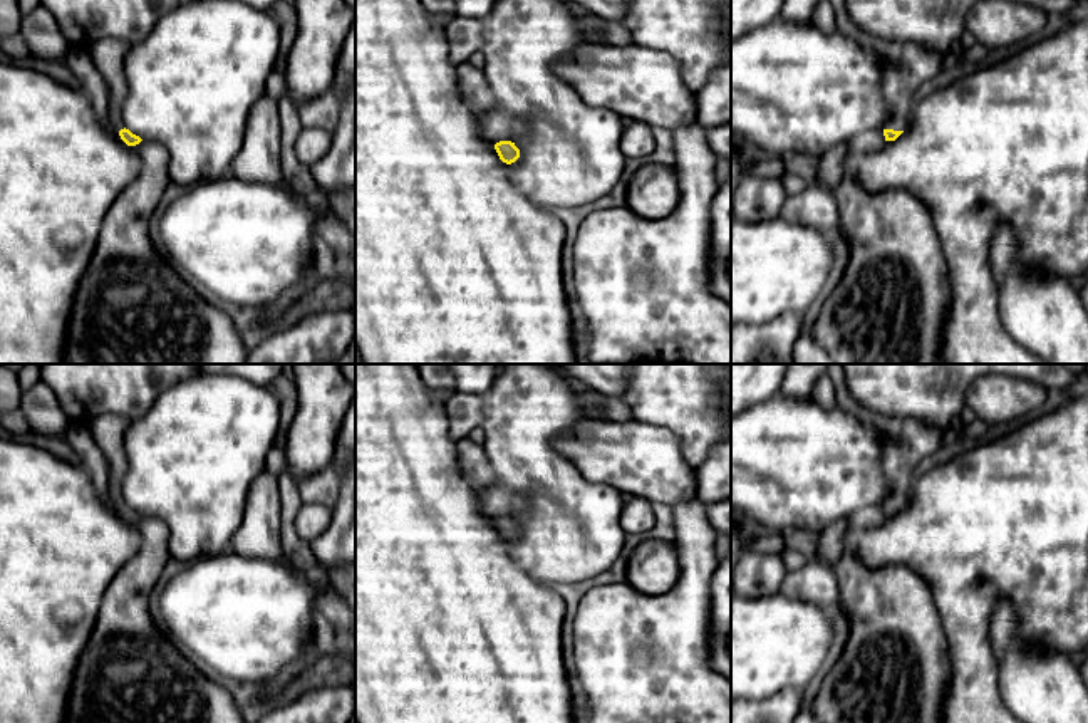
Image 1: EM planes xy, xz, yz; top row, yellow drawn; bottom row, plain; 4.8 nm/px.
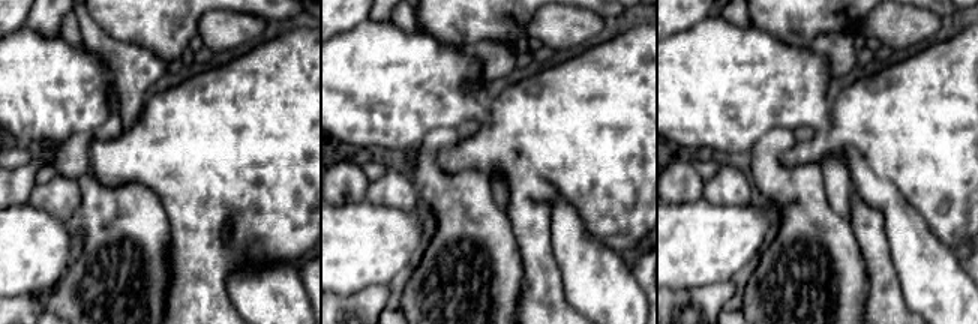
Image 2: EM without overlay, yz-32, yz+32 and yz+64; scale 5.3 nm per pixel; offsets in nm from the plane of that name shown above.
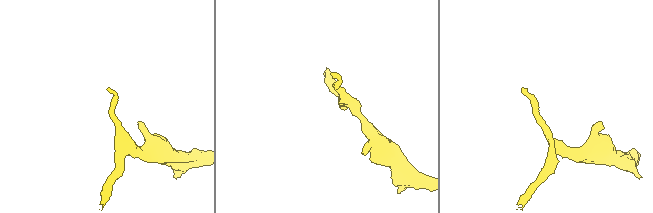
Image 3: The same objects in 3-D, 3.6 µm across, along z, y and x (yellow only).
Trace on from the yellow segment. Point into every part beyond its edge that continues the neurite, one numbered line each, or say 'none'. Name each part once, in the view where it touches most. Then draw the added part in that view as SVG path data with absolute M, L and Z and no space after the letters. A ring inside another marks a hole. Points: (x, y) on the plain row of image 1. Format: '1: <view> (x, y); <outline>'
1: yz (907, 440); M826 364L837 391L837 408L873 426L883 438L883 473L892 492L883 505L904 507L912 468L940 448L944 431L915 418L889 418L863 408L847 389L842 364Z

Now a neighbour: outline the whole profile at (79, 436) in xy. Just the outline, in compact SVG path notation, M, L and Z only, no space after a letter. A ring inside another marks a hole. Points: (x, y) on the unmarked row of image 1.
M75 423L64 433L65 441L80 458L80 465L87 470L97 493L102 497L104 503L119 508L112 503L109 495L107 468L101 463L104 458L102 450L96 445L89 424Z

